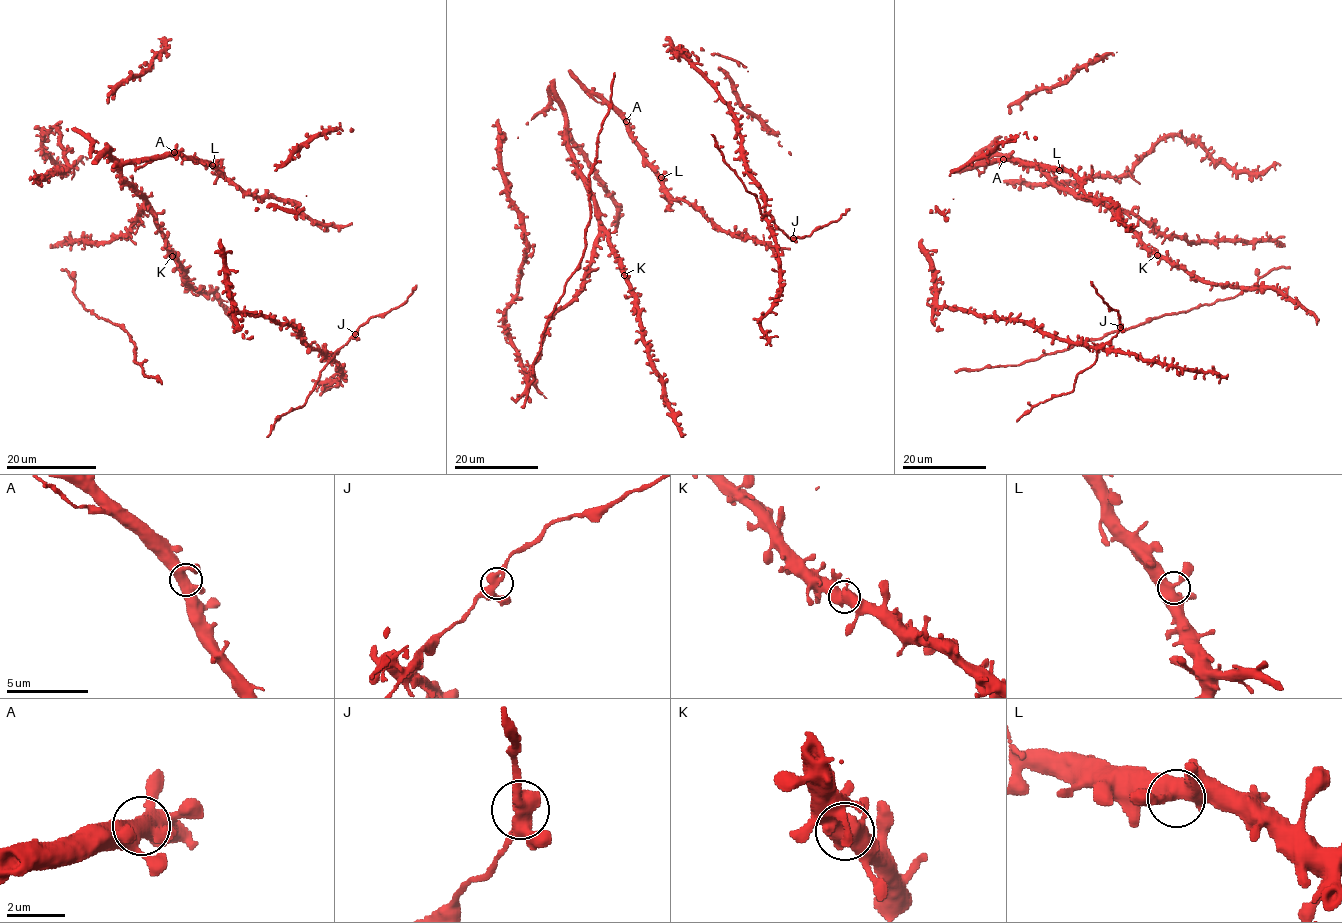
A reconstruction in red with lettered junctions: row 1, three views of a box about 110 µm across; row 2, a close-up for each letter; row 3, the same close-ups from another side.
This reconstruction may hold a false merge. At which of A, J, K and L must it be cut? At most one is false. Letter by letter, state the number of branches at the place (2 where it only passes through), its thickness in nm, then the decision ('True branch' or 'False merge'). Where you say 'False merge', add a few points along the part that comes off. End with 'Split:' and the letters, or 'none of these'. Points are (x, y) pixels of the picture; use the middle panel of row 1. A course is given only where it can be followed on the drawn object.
A: Branches: 3. Thickness 460 nm. True branch
J: Branches: 3. Thickness 480 nm. True branch
K: Branches: 3. Thickness 500 nm. True branch
L: Branches: 3. Thickness 480 nm. True branch
Split: none of these

